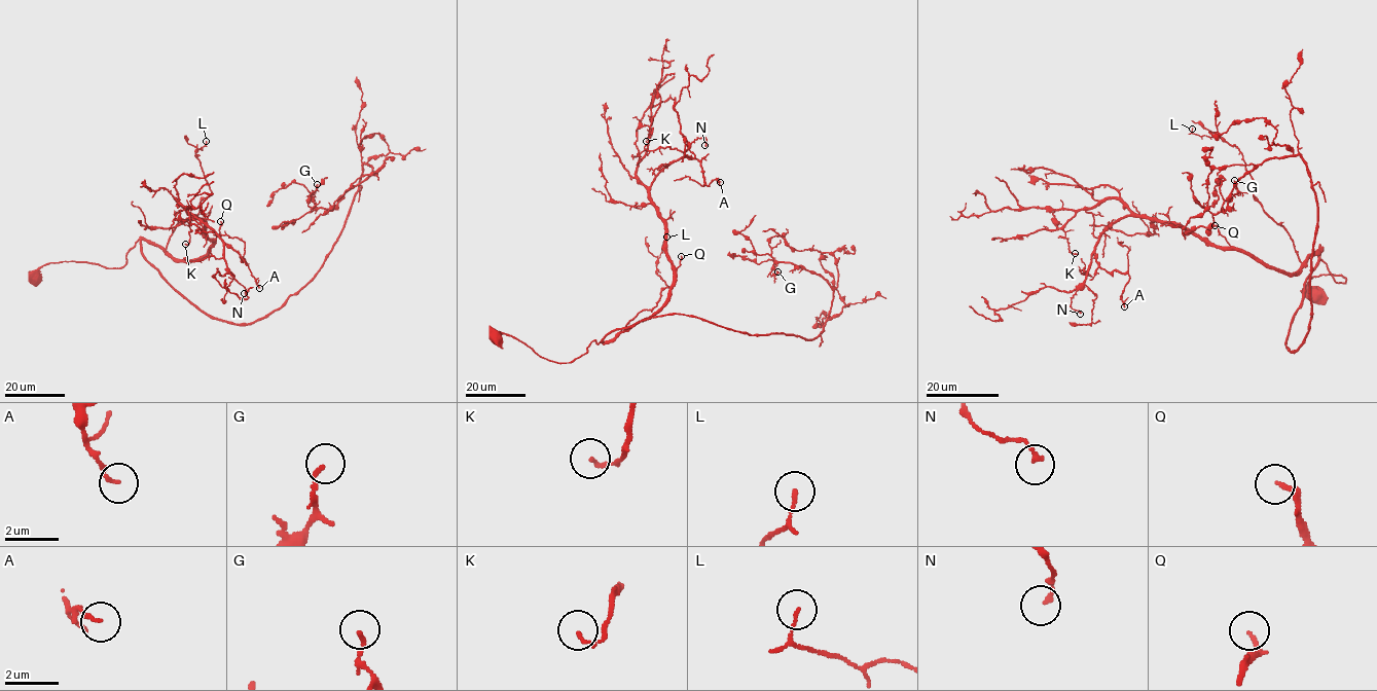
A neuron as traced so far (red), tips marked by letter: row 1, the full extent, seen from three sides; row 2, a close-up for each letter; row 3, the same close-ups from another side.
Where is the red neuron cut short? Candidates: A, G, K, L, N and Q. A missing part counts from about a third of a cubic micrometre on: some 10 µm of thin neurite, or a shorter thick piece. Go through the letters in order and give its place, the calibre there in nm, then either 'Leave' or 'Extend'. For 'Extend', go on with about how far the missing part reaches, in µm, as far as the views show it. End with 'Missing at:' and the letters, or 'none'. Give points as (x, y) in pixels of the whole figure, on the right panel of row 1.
A: Place: (1124, 306). Thickness 120 nm. Leave
G: Place: (1234, 180). Thickness 140 nm. Leave
K: Place: (1075, 253). Thickness 150 nm. Leave
L: Place: (1192, 129). Thickness 120 nm. Leave
N: Place: (1080, 314). Thickness 170 nm. Leave
Q: Place: (1215, 225). Thickness 180 nm. Leave
Missing at: none

